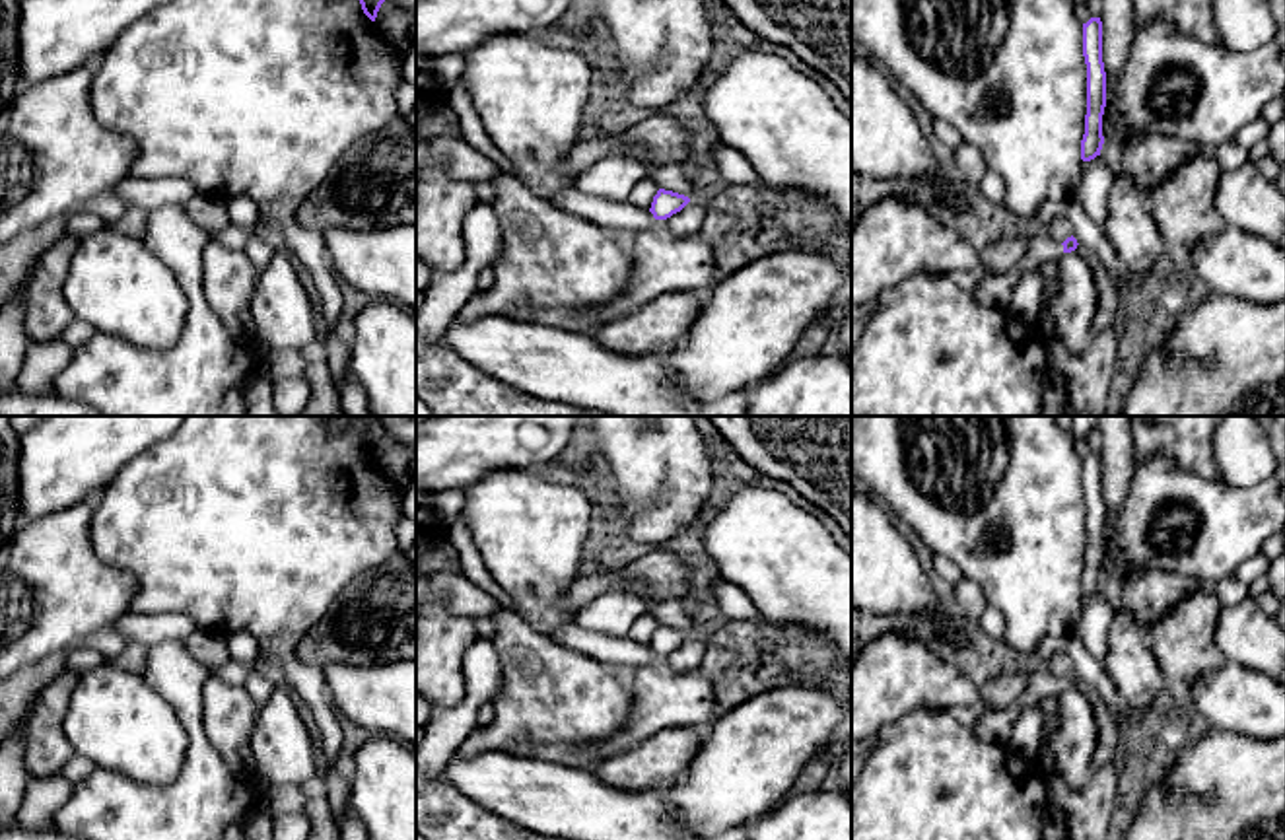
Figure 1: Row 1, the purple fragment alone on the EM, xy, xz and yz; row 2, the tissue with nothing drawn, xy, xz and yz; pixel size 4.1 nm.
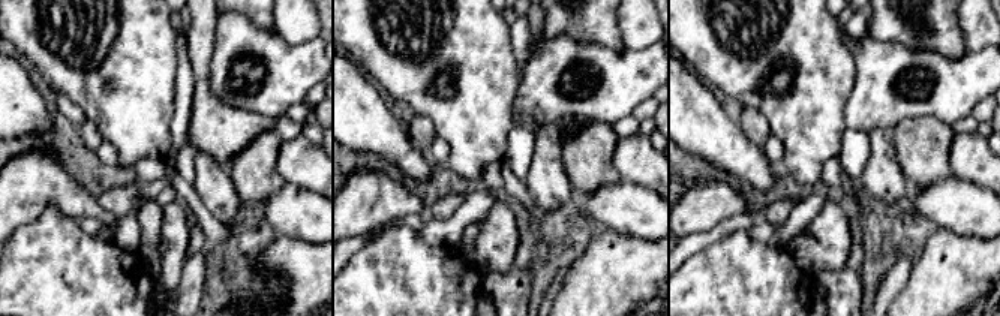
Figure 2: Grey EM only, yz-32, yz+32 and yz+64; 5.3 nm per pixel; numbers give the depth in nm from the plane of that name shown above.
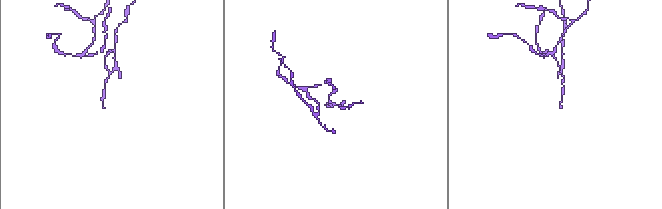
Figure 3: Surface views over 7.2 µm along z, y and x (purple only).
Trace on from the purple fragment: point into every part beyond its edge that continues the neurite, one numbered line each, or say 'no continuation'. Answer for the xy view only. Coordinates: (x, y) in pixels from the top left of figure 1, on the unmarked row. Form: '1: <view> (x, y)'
no continuation

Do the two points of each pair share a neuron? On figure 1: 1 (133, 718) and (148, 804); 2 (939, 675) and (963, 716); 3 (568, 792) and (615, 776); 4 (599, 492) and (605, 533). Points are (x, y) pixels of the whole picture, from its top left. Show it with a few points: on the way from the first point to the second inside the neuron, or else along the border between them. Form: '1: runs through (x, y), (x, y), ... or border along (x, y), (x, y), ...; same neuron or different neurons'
1: border along (183, 759), (162, 786), (142, 786), (102, 767); different neurons
2: border along (976, 706), (949, 708); different neurons
3: border along (593, 770), (613, 788), (646, 790); different neurons
4: border along (611, 520), (597, 525); different neurons

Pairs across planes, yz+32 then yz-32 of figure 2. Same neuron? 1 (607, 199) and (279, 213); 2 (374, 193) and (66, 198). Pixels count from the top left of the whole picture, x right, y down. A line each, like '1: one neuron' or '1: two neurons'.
1: one neuron
2: one neuron

